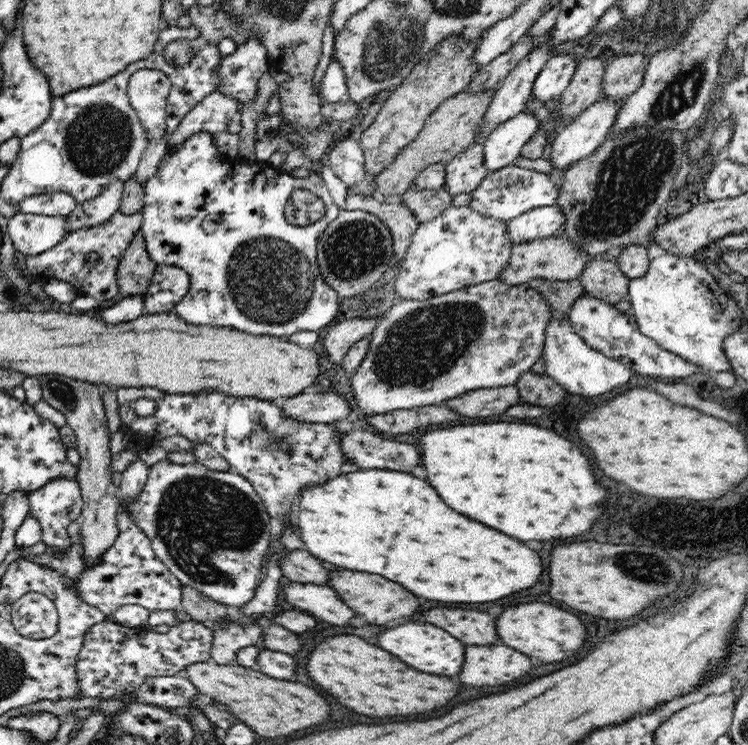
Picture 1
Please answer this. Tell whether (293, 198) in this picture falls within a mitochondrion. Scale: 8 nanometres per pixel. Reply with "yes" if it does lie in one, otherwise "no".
no

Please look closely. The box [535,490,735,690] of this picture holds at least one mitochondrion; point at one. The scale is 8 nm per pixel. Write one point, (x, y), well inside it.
(641, 570)

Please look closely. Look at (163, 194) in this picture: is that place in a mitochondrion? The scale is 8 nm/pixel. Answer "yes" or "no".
no

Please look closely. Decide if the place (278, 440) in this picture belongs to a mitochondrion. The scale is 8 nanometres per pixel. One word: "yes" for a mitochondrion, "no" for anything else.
yes

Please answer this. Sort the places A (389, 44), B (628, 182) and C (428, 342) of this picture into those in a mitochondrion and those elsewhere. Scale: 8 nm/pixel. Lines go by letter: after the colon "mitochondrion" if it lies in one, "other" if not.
A: mitochondrion
B: mitochondrion
C: mitochondrion

